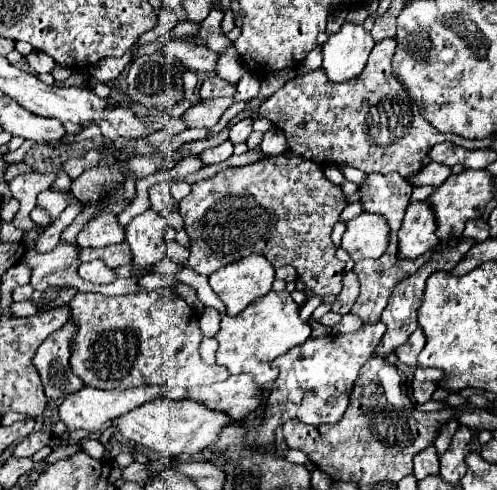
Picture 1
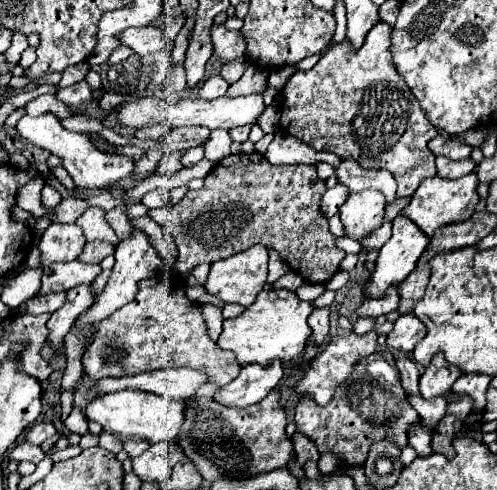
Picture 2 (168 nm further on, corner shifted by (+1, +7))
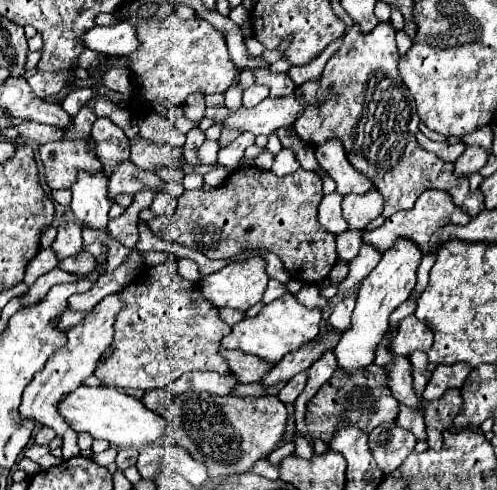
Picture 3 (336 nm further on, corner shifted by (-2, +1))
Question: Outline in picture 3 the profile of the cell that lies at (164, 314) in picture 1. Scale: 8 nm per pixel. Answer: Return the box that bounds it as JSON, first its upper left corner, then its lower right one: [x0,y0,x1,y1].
[96,262,230,390]

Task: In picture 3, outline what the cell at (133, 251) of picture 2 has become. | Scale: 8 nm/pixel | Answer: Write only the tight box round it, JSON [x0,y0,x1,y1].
[20,294,124,460]

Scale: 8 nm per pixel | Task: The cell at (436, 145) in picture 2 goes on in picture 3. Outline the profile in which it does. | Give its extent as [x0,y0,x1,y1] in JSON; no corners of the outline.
[416,132,464,162]

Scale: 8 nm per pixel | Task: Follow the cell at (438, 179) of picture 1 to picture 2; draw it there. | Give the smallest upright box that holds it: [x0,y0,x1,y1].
[435,156,475,178]

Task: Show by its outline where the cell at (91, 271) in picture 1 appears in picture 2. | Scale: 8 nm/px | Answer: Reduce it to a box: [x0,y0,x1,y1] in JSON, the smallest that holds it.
[39,260,101,294]

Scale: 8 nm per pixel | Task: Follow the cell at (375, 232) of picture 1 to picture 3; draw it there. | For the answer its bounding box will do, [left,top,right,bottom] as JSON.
[342,190,384,230]

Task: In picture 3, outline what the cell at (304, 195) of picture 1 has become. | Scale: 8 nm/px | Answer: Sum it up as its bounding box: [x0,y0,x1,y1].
[146,166,338,284]

